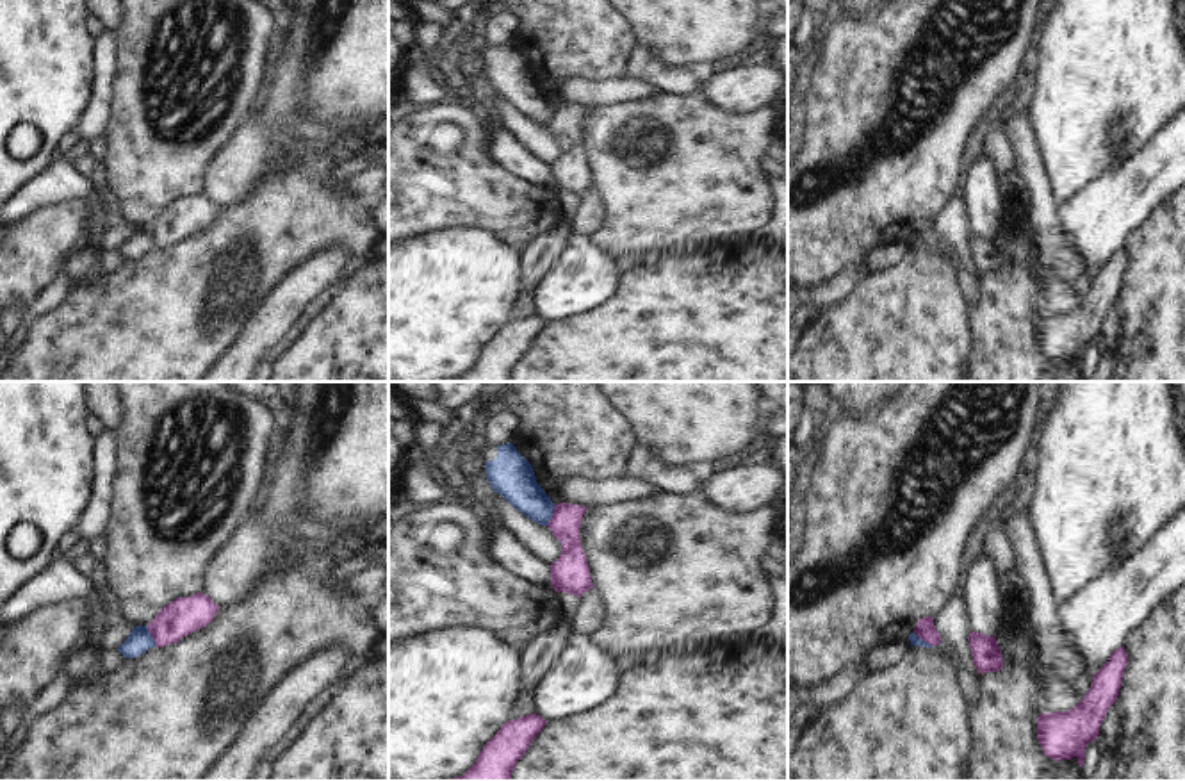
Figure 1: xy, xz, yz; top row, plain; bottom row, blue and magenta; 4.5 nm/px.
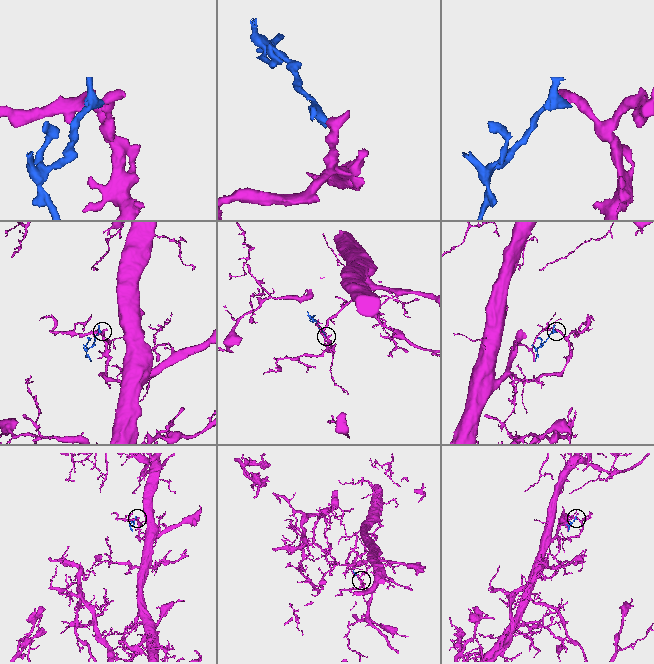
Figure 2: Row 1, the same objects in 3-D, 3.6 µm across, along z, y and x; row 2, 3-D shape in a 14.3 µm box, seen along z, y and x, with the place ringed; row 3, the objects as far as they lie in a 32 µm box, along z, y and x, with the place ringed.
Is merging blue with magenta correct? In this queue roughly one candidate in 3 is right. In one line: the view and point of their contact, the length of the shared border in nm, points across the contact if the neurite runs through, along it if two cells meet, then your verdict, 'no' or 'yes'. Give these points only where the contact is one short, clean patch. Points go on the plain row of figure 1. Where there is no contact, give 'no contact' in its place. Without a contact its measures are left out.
meets blue in xz at (551, 116); contact 100 nm long; border along xz (555, 106), (555, 113), (546, 125); no

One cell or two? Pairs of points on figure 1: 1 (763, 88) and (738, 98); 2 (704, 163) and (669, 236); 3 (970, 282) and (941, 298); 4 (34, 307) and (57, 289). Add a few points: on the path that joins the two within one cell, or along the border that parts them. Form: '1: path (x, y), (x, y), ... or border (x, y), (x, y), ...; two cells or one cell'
1: path (758, 88), (743, 93); one cell
2: path (711, 186), (711, 213), (692, 230); one cell
3: border (961, 268), (959, 287), (970, 305); two cells
4: path (40, 304), (52, 291); one cell

